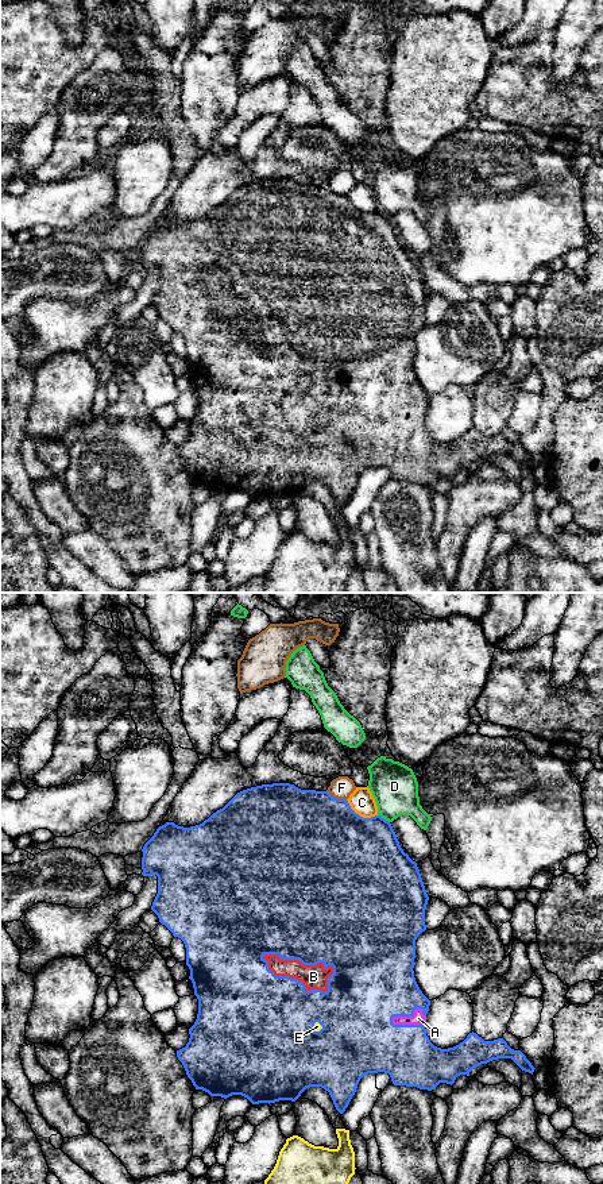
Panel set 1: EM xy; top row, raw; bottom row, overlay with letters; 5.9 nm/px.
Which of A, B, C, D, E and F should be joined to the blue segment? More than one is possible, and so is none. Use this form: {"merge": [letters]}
{"merge": ["A", "B"]}

